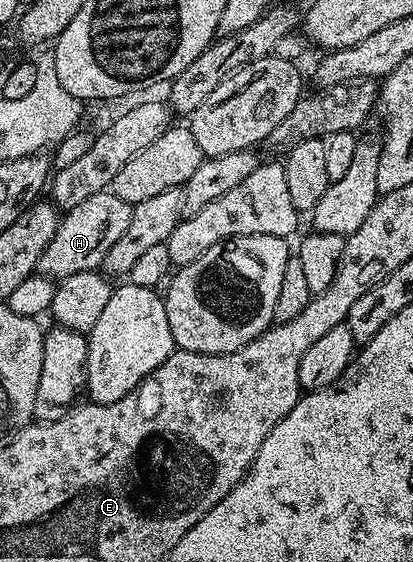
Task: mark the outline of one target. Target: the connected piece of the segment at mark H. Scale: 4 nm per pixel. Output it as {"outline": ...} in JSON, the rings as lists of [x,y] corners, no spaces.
{"outline":[[[110,190],[93,194],[93,198],[85,198],[77,206],[66,209],[62,213],[57,234],[39,259],[38,271],[44,276],[62,278],[69,274],[94,272],[102,265],[105,254],[109,254],[113,242],[129,230],[132,205],[125,203]]]}

